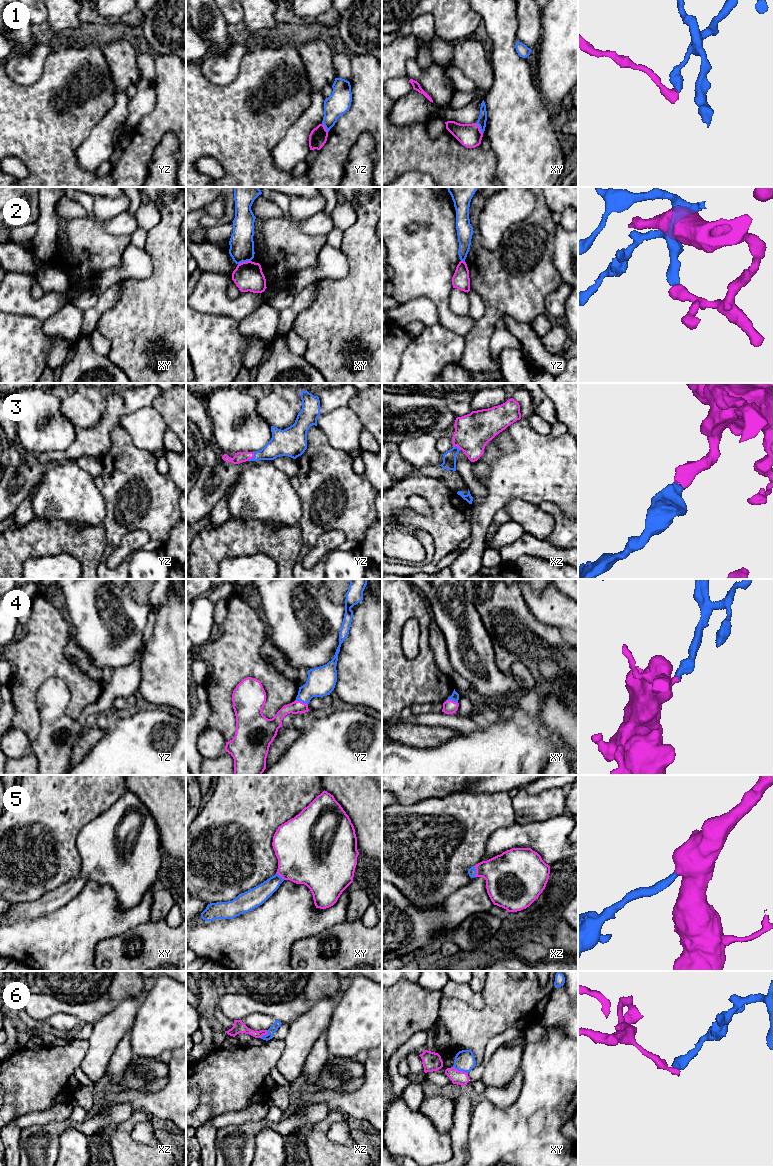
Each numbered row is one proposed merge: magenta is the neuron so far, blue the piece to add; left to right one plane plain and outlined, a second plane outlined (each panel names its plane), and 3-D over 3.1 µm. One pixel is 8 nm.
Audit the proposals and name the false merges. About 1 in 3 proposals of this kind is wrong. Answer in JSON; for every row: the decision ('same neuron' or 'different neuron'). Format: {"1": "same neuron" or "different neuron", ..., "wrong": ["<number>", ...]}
{"1": "different neuron", "2": "different neuron", "3": "same neuron", "4": "same neuron", "5": "same neuron", "6": "different neuron", "wrong": ["1", "2", "6"]}

